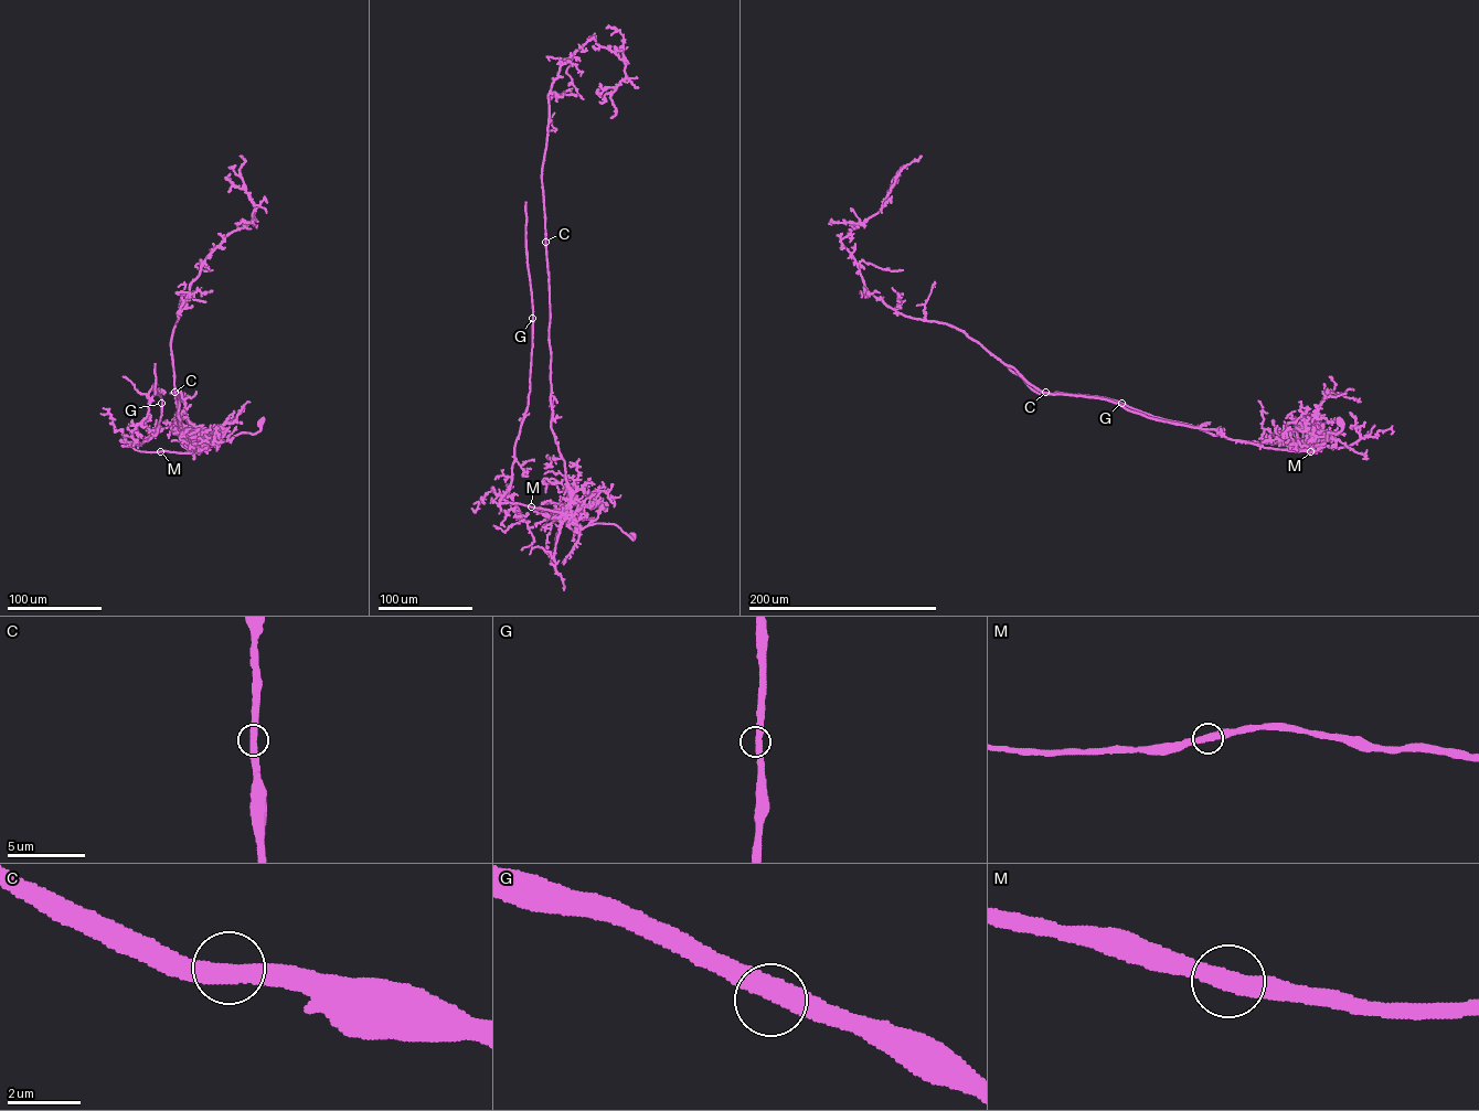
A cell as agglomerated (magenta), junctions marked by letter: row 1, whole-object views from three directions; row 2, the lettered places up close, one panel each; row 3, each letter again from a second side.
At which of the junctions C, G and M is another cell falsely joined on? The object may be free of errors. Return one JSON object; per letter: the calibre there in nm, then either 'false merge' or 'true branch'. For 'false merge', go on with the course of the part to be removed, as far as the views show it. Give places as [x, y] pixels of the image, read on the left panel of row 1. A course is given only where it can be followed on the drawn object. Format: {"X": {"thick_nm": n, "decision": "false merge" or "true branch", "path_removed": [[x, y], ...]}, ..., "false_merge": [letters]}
{"C": {"thick_nm": 440, "decision": "true branch"}, "G": {"thick_nm": 440, "decision": "true branch"}, "M": {"thick_nm": 440, "decision": "true branch"}, "false_merge": []}

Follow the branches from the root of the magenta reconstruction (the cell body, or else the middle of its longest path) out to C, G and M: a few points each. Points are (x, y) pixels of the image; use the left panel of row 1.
C: (262, 423), (255, 434), (241, 433), (224, 440), (204, 439), (198, 450), (180, 439), (179, 402), (174, 392)
G: (262, 423), (255, 434), (204, 439), (190, 452), (130, 446), (157, 433), (161, 403)
M: (262, 423), (255, 434), (241, 433), (224, 440), (204, 439), (190, 452), (160, 451)

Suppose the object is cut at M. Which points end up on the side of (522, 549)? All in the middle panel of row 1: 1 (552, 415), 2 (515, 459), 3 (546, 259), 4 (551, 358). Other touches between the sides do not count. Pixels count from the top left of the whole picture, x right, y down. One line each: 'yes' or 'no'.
1: no
2: yes
3: no
4: no

